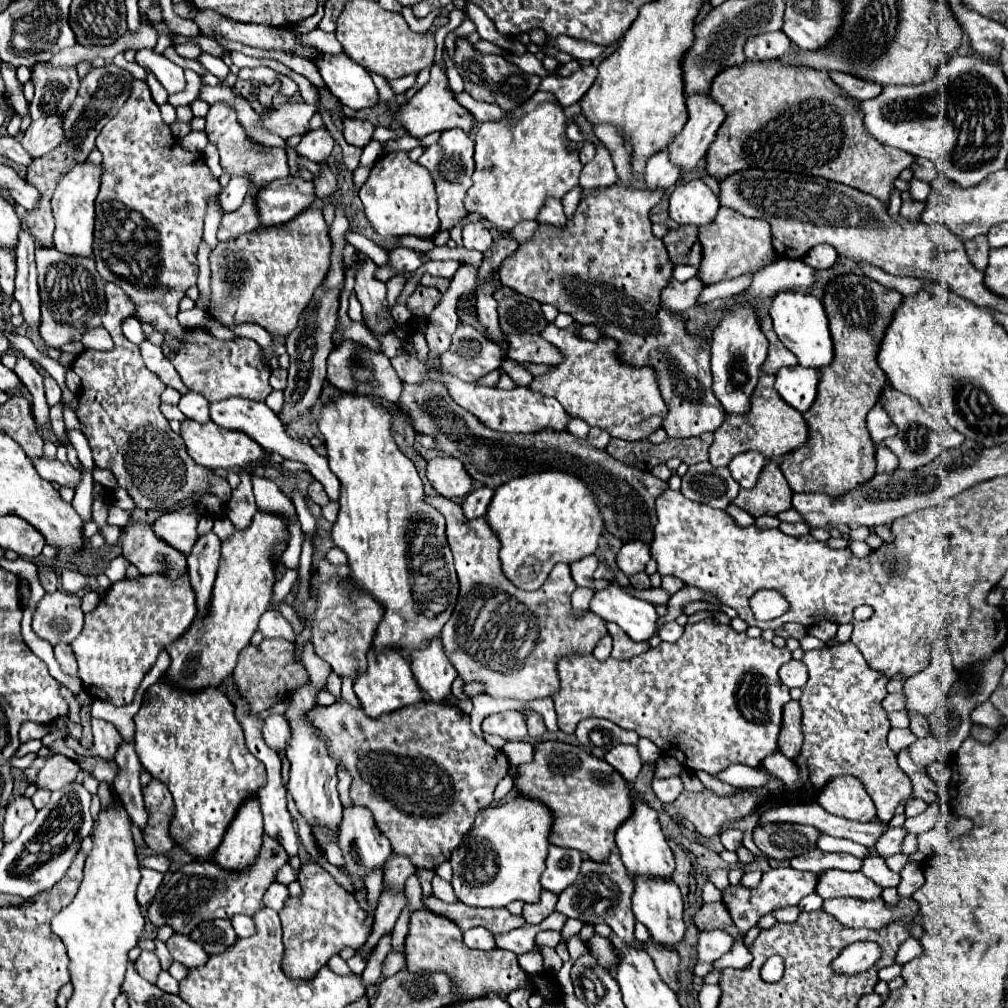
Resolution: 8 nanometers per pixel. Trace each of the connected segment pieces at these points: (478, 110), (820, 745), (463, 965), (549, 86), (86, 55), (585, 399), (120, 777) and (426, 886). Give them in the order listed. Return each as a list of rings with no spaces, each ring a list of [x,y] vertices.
[[[454,93],[456,95],[456,99],[462,103],[462,107],[466,107],[466,111],[470,111],[470,115],[478,121],[478,123],[484,123],[484,121],[498,121],[498,119],[502,119],[506,113],[500,109],[500,107],[496,107],[496,105],[492,105],[492,103],[482,103],[482,101],[476,101],[476,99],[472,99],[468,93]]]
[[[852,641],[830,649],[804,651],[802,661],[808,667],[808,683],[802,687],[800,699],[804,745],[796,757],[802,777],[798,799],[814,801],[832,777],[848,773],[864,783],[876,805],[878,819],[892,819],[898,803],[912,797],[912,783],[900,771],[896,755],[886,745],[890,723],[880,701],[888,695],[888,679],[868,667]]]
[[[424,907],[410,915],[404,947],[406,947],[404,955],[410,971],[446,971],[448,975],[452,975],[460,991],[458,1001],[470,1001],[484,995],[508,995],[518,987],[534,989],[534,993],[540,993],[546,999],[552,999],[558,993],[558,985],[550,977],[536,975],[536,985],[534,985],[534,975],[522,971],[516,953],[504,949],[494,949],[494,951],[470,949],[464,945],[462,931],[456,927],[456,923],[444,919],[442,915],[432,915],[432,911],[424,911]]]
[[[584,65],[580,69],[576,69],[572,75],[568,77],[558,77],[558,75],[548,75],[542,79],[540,83],[540,91],[550,91],[558,97],[558,101],[568,107],[578,103],[584,93],[592,87],[594,79],[596,79],[596,67],[594,65]]]
[[[126,35],[120,41],[116,41],[114,45],[108,45],[108,47],[82,47],[82,45],[74,45],[74,47],[68,47],[68,49],[60,51],[58,55],[54,55],[50,59],[50,63],[56,65],[56,67],[76,67],[76,65],[80,65],[84,61],[92,63],[96,57],[102,57],[104,61],[112,61],[114,55],[118,51],[128,49],[128,45],[130,45],[130,39],[126,39]]]
[[[550,323],[544,327],[540,335],[564,355],[564,361],[548,369],[548,373],[534,377],[528,387],[544,397],[558,399],[570,417],[578,417],[590,427],[600,427],[612,437],[630,441],[646,439],[662,425],[666,415],[654,369],[636,369],[620,363],[616,357],[618,343],[614,339],[598,339],[594,343],[582,341],[576,337],[576,327],[580,325],[574,323],[568,329],[558,329]]]
[[[122,743],[114,761],[118,765],[118,773],[116,773],[116,779],[114,779],[112,787],[122,797],[124,809],[128,811],[132,823],[136,827],[144,829],[148,813],[144,809],[142,785],[140,785],[140,779],[138,779],[138,775],[142,771],[142,765],[138,761],[134,745],[132,743]]]
[[[417,869],[416,875],[418,876],[421,883],[423,897],[431,895],[432,894],[431,881],[435,875],[435,871],[427,869]]]

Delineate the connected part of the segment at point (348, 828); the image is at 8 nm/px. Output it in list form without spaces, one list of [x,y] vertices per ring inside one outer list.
[[[356,803],[344,807],[344,819],[340,821],[338,841],[340,841],[340,849],[344,853],[344,859],[346,859],[346,871],[358,879],[364,879],[364,875],[376,867],[384,867],[386,859],[392,853],[392,847],[390,847],[388,839],[378,831],[378,827],[372,819],[372,813],[366,807],[360,807]]]

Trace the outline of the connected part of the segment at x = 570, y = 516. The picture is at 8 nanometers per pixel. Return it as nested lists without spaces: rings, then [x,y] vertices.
[[[542,471],[500,485],[486,511],[486,523],[500,539],[502,571],[510,583],[524,591],[536,591],[556,563],[572,565],[592,555],[604,521],[586,483],[562,471]]]

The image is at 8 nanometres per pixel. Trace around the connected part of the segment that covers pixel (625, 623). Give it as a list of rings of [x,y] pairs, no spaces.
[[[618,585],[594,591],[588,611],[604,621],[620,625],[634,641],[646,641],[656,631],[656,609],[648,601],[636,599],[622,591]]]

